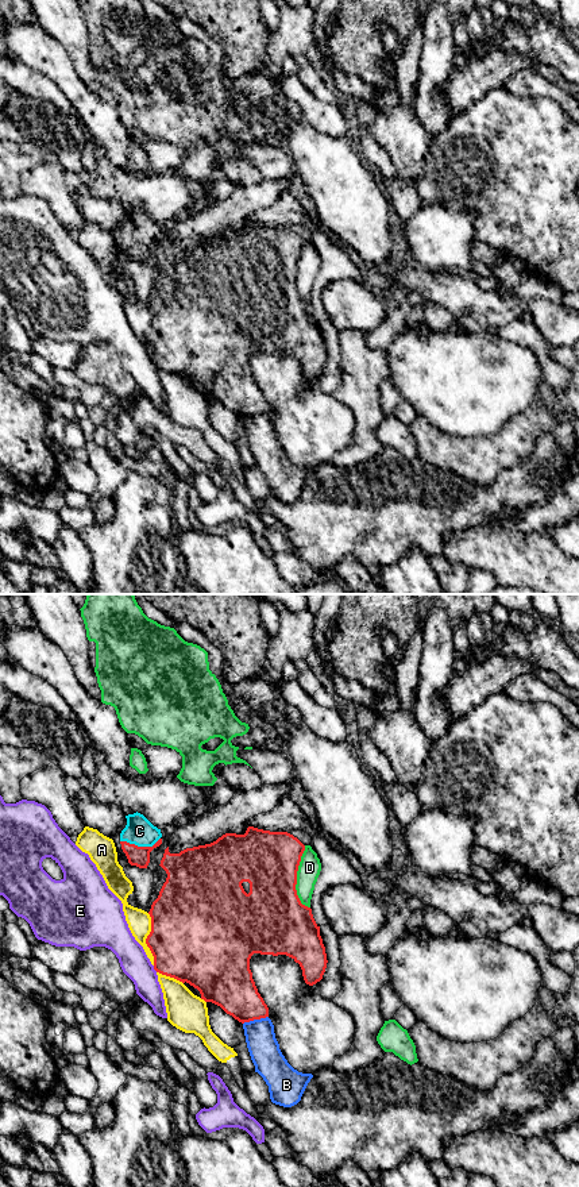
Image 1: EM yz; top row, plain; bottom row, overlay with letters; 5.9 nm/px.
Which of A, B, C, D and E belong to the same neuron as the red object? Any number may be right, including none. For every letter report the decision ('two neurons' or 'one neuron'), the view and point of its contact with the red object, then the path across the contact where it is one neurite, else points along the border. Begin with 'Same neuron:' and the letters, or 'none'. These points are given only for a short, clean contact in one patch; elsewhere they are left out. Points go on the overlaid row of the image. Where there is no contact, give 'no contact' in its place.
Same neuron: C
A: two neurons; meets red in yz at (146, 939)
B: two neurons; meets red in yz at (255, 1018)
C: one neuron; meets red in yz at (139, 847); runs through yz (139, 856), (139, 847), (139, 831)
D: two neurons; meets red in yz at (296, 878)
E: two neurons; meets red in yz at (154, 968)

